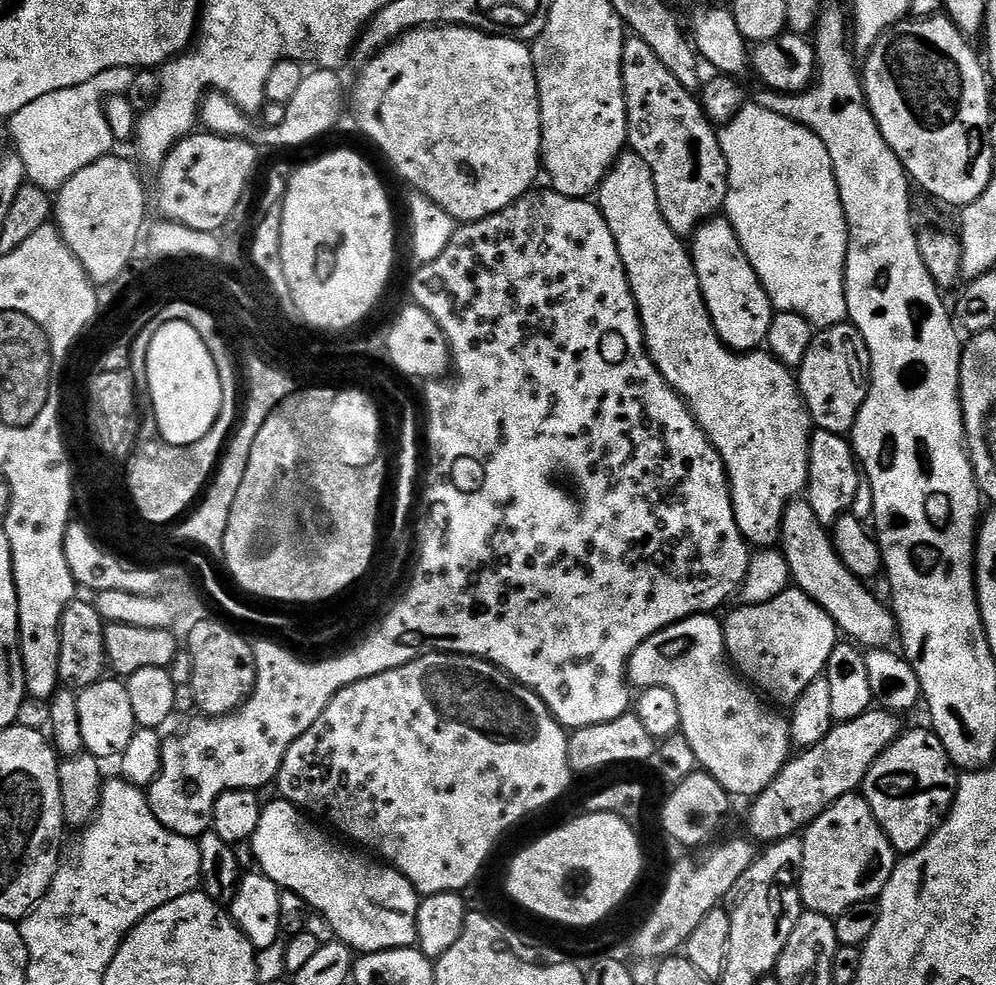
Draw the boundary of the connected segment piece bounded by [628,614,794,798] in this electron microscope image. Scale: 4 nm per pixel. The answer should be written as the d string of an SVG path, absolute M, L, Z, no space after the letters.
M712 614L691 616L646 638L646 642L642 642L630 658L628 682L636 690L666 686L666 690L678 698L680 732L696 755L697 765L711 774L733 797L755 798L759 792L766 790L766 786L770 786L770 782L774 782L776 775L788 763L794 748L792 729L789 721L785 717L783 720L775 712L775 707L769 706L751 687L746 686L745 681L726 663L724 626L716 618Z

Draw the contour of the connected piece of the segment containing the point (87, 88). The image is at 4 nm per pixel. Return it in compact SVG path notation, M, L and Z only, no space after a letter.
M99 79L82 82L82 86L70 86L66 90L54 90L54 94L42 94L35 102L26 102L7 121L12 135L11 147L22 158L31 183L46 193L55 193L67 180L74 178L78 170L86 170L104 156L113 155L117 140L106 122L104 101L110 92L100 85Z

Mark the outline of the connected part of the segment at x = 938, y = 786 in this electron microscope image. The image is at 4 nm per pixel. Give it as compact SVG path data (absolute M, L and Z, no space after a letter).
M916 728L913 732L905 731L899 736L876 759L874 766L870 766L862 785L862 795L866 798L878 826L882 826L886 838L900 854L918 851L932 837L932 833L944 823L945 816L952 811L952 800L956 797L957 769L936 733L924 728Z

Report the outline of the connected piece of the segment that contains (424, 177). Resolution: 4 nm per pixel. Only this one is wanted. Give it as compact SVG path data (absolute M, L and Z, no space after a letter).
M437 26L434 28L413 28L399 36L392 43L387 44L386 47L373 56L371 60L363 65L364 68L360 72L360 77L356 80L356 89L350 92L350 104L356 107L356 124L377 144L378 147L384 151L384 156L390 163L396 167L396 172L409 184L412 190L424 195L428 199L432 199L434 203L442 208L446 214L452 216L454 221L469 224L475 220L486 218L490 214L498 214L498 210L506 210L506 206L510 206L518 198L522 198L525 194L533 191L536 180L536 175L539 177L542 172L542 165L540 162L540 95L538 94L538 82L536 81L536 71L534 70L534 62L532 61L531 47L525 41L513 40L510 36L491 36L489 32L480 32L476 28L465 28L463 26Z

